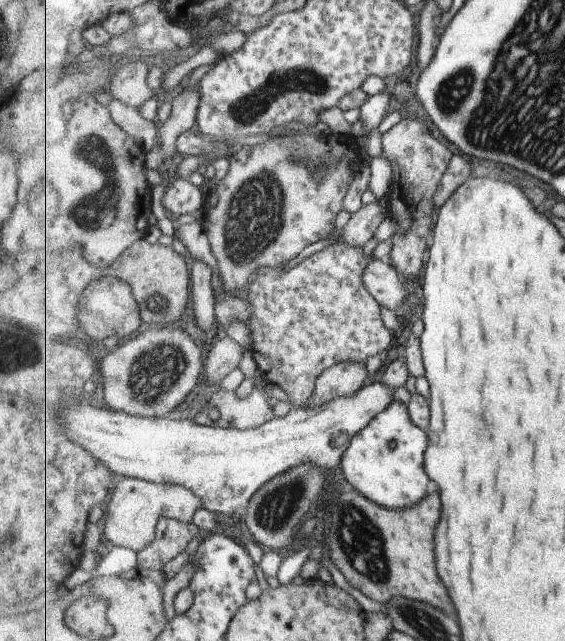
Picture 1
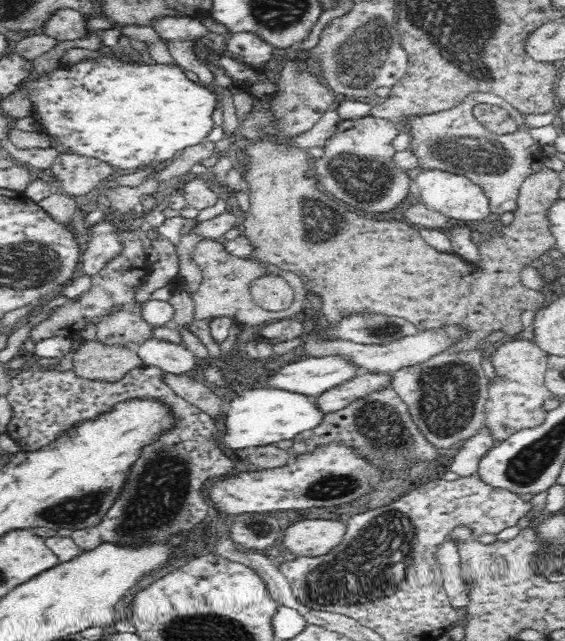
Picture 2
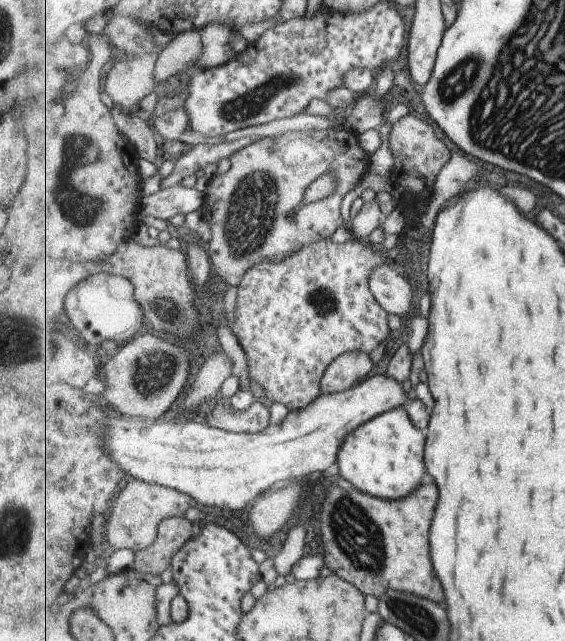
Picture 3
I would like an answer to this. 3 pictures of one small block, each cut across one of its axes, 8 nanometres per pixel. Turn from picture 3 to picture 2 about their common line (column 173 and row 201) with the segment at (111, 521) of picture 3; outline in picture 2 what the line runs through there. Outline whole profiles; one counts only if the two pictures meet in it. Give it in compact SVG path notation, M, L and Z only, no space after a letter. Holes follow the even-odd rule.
M478 91L477 93L469 94L458 106L450 110L443 110L442 112L418 117L416 120L412 120L412 125L406 129L408 129L406 132L409 132L413 137L406 150L415 152L419 158L417 170L430 170L430 168L434 168L447 170L448 172L468 177L472 182L480 185L488 197L488 208L490 209L492 218L497 214L502 216L502 214L506 214L506 212L514 212L515 214L518 208L517 200L522 183L525 181L525 178L536 174L543 166L542 162L544 157L543 153L539 151L540 145L532 139L532 135L529 131L530 127L526 124L524 116L518 113L509 102L489 92ZM476 104L496 104L496 106L502 106L517 122L517 130L513 133L501 135L489 131L472 115L472 108L474 108Z

